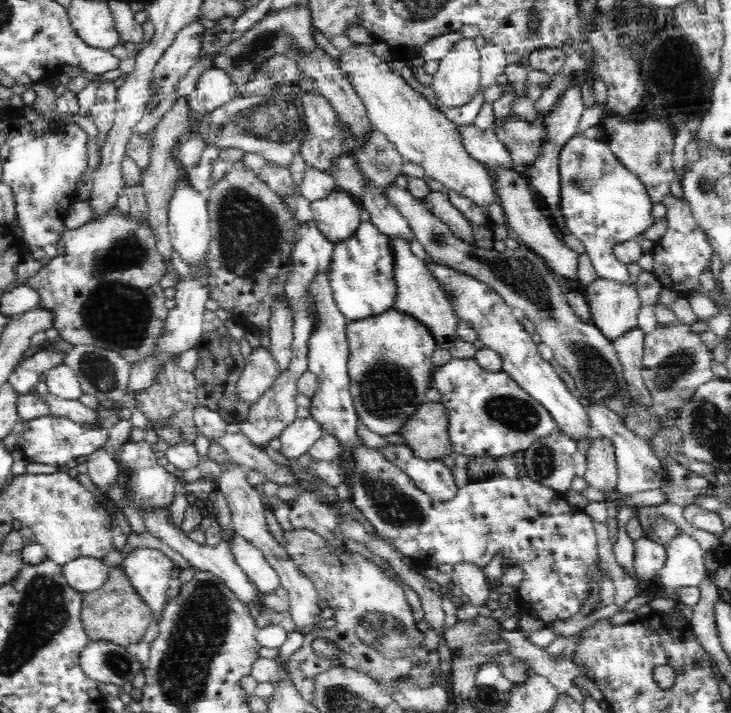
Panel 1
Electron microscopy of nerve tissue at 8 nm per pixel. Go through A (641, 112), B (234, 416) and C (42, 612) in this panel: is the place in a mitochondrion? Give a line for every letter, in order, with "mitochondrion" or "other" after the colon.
A: other
B: other
C: mitochondrion

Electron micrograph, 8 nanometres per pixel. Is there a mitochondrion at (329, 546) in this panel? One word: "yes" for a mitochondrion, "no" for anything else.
no

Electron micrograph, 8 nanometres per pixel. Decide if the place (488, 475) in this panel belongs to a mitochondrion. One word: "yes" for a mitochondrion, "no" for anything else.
no

